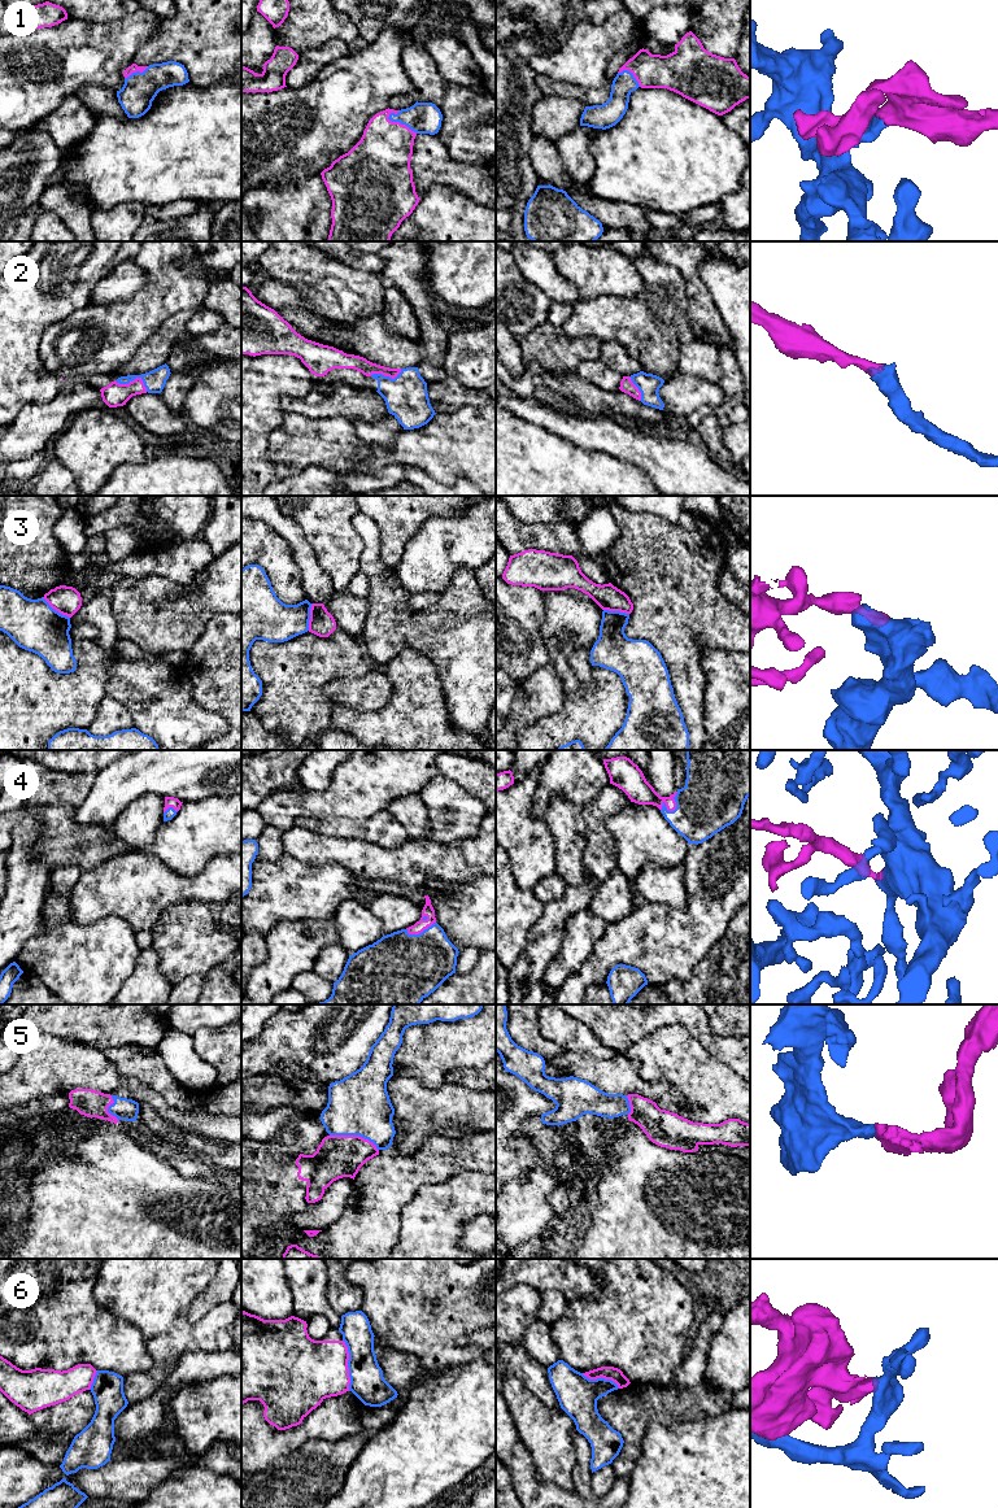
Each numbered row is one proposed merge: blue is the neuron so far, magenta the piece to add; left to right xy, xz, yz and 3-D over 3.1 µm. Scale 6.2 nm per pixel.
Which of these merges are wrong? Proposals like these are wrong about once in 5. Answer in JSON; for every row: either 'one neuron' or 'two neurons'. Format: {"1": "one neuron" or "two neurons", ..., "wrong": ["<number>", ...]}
{"1": "one neuron", "2": "one neuron", "3": "two neurons", "4": "one neuron", "5": "one neuron", "6": "two neurons", "wrong": ["3", "6"]}

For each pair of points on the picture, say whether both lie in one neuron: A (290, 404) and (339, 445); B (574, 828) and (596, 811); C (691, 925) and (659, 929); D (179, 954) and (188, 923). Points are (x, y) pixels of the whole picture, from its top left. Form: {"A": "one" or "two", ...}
{"A": "two", "B": "two", "C": "one", "D": "one"}

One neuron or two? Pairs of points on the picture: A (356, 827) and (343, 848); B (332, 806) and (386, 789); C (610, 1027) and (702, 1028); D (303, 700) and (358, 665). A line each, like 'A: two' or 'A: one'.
A: two
B: one
C: one
D: one

